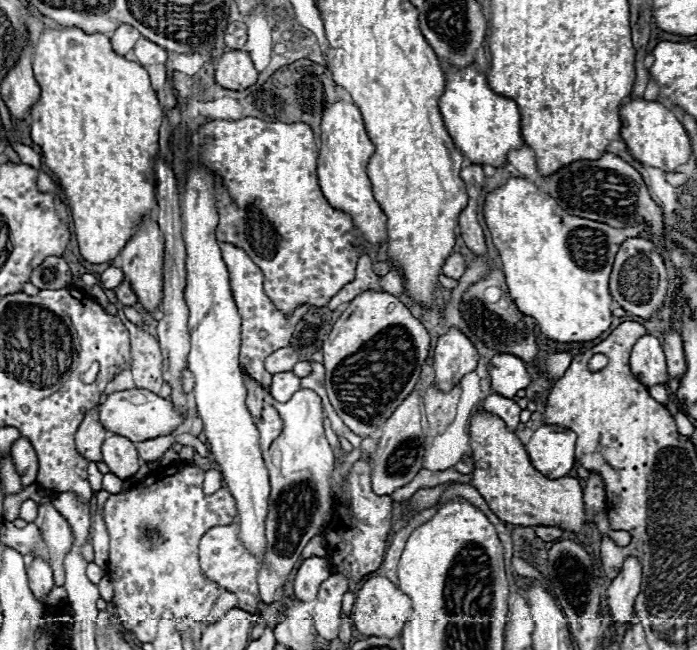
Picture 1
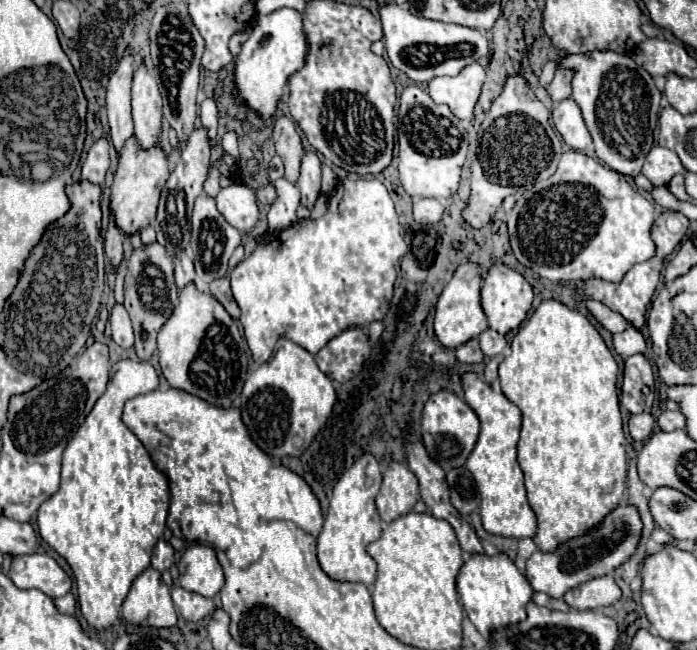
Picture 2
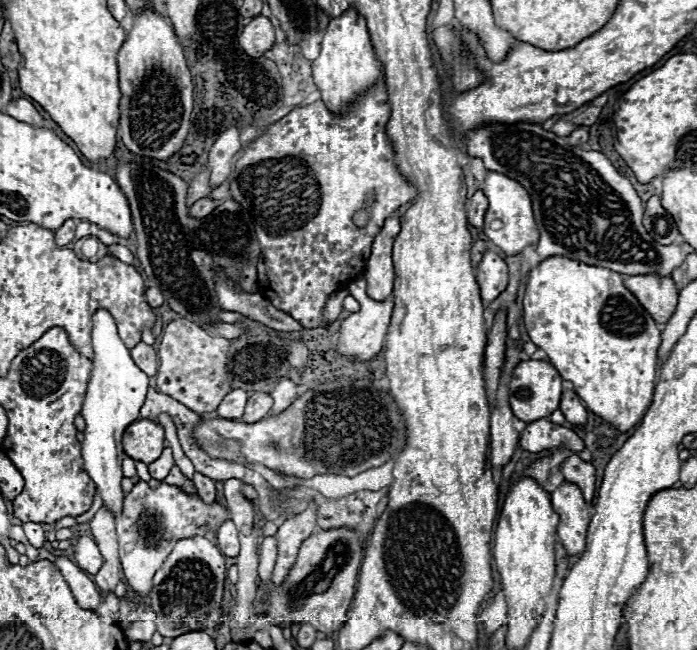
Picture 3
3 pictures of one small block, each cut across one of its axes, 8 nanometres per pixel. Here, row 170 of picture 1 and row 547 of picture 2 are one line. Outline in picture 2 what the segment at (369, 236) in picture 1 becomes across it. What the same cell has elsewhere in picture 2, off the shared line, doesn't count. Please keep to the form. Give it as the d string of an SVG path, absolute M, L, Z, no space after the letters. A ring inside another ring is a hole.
M364 452L362 458L358 458L336 482L328 514L322 532L318 536L318 562L330 578L346 582L362 582L366 586L374 582L376 562L366 552L366 546L382 534L382 520L374 504L380 484L382 484L380 466L370 452Z

